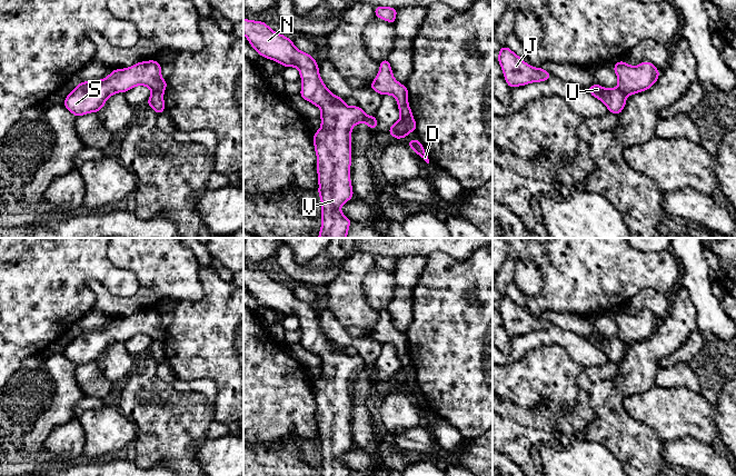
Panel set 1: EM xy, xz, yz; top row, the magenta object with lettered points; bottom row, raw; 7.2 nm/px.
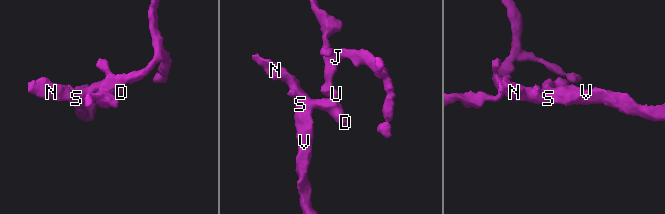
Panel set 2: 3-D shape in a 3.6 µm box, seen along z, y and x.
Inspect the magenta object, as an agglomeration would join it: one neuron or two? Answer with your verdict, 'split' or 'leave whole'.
split

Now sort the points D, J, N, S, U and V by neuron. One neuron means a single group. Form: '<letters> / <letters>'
D N S V / J U

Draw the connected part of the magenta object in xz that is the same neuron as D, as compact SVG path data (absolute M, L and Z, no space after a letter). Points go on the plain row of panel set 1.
M408 389L409 396L418 403L427 413L429 413L429 408L427 403L424 399L424 396L420 391L420 389Z

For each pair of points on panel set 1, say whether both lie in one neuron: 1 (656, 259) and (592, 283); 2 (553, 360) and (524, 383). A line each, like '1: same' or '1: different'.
1: same
2: same

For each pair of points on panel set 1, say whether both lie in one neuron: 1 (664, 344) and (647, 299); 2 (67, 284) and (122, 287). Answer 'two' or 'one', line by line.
1: two
2: one

